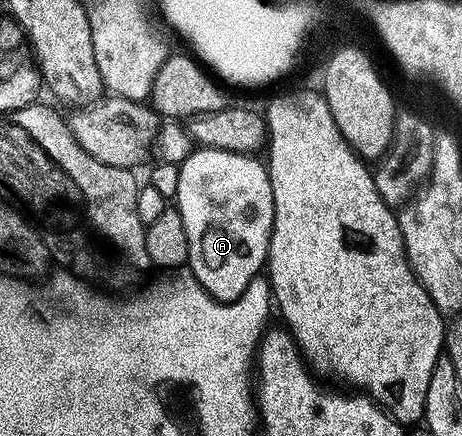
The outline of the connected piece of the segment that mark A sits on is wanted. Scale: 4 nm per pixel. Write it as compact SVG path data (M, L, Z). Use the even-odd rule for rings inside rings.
M199 146L179 165L179 173L181 178L177 182L174 203L181 214L181 222L185 222L185 235L189 237L186 267L213 299L233 301L245 291L253 277L264 271L267 262L273 230L273 186L266 163L254 155L242 156Z

